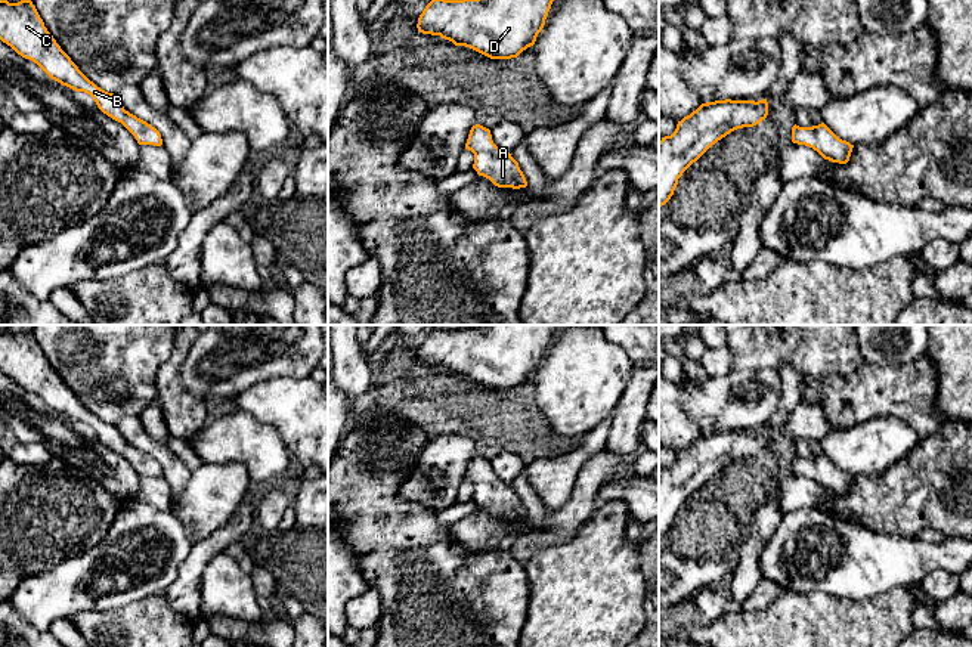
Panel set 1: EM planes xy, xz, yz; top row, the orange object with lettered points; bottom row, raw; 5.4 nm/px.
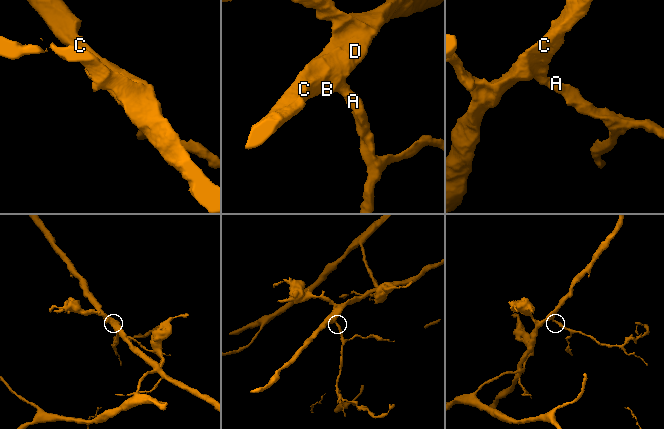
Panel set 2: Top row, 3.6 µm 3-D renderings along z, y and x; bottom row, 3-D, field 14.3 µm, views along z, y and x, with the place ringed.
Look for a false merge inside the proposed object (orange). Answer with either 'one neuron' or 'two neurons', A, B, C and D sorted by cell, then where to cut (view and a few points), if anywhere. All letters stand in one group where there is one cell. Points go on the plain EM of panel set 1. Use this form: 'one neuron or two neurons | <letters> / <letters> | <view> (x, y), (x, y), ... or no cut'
one neuron | A B C D | no cut

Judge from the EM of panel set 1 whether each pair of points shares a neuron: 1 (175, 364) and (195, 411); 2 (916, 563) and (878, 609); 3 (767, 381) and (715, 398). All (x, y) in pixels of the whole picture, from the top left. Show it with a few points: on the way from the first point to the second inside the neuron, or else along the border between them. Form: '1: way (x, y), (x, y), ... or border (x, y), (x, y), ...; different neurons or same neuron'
1: way (173, 375), (173, 389), (183, 399); same neuron
2: border (907, 585), (898, 585), (864, 598); different neurons
3: way (754, 393), (733, 393), (728, 398); same neuron

